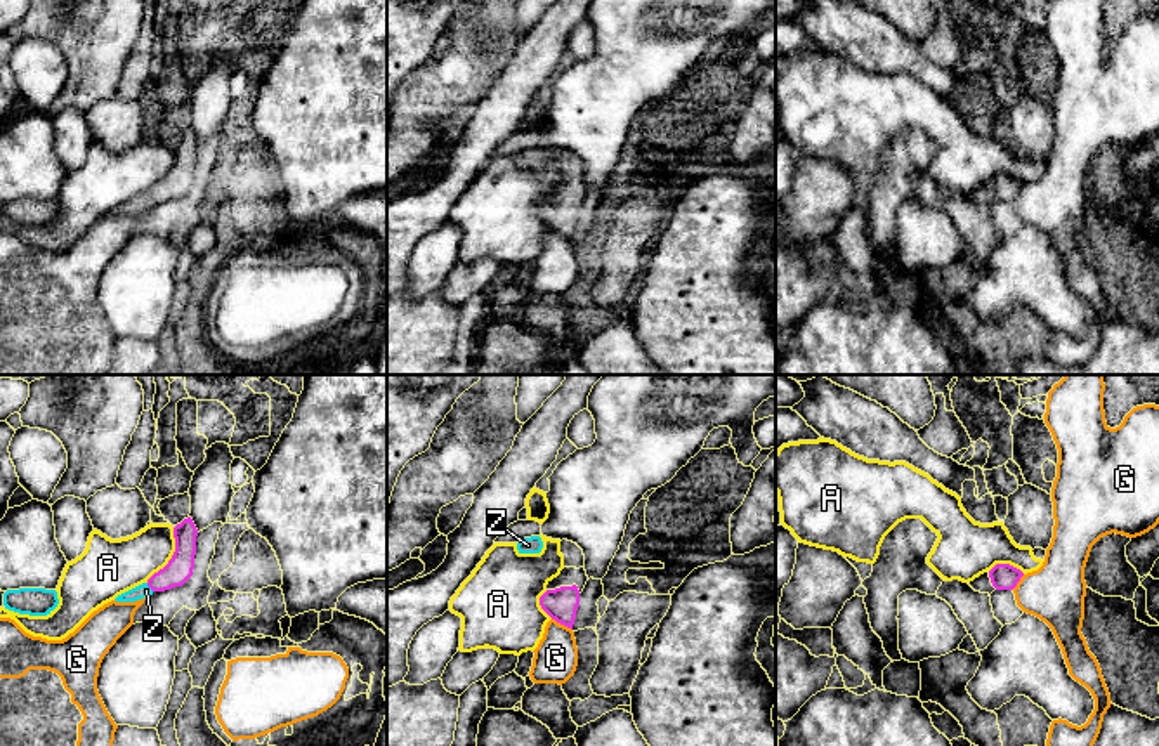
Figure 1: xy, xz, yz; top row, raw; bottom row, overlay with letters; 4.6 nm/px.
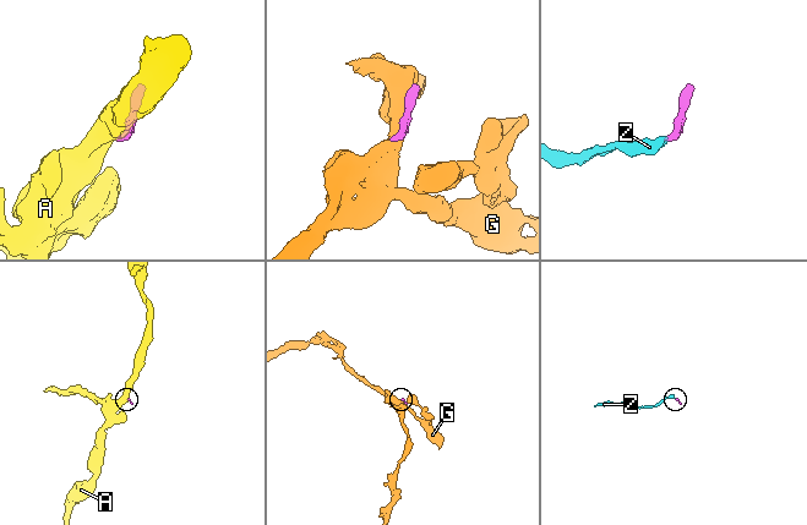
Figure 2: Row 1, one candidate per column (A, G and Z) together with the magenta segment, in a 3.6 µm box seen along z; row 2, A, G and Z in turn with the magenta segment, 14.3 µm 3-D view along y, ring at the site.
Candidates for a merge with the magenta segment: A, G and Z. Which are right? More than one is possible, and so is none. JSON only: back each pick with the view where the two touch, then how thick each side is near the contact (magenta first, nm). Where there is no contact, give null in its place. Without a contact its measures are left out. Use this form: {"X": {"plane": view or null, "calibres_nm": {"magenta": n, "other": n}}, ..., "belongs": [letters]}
{"Z": {"plane": "xy", "calibres_nm": {"magenta": 120, "other": 70}}, "belongs": ["Z"]}

